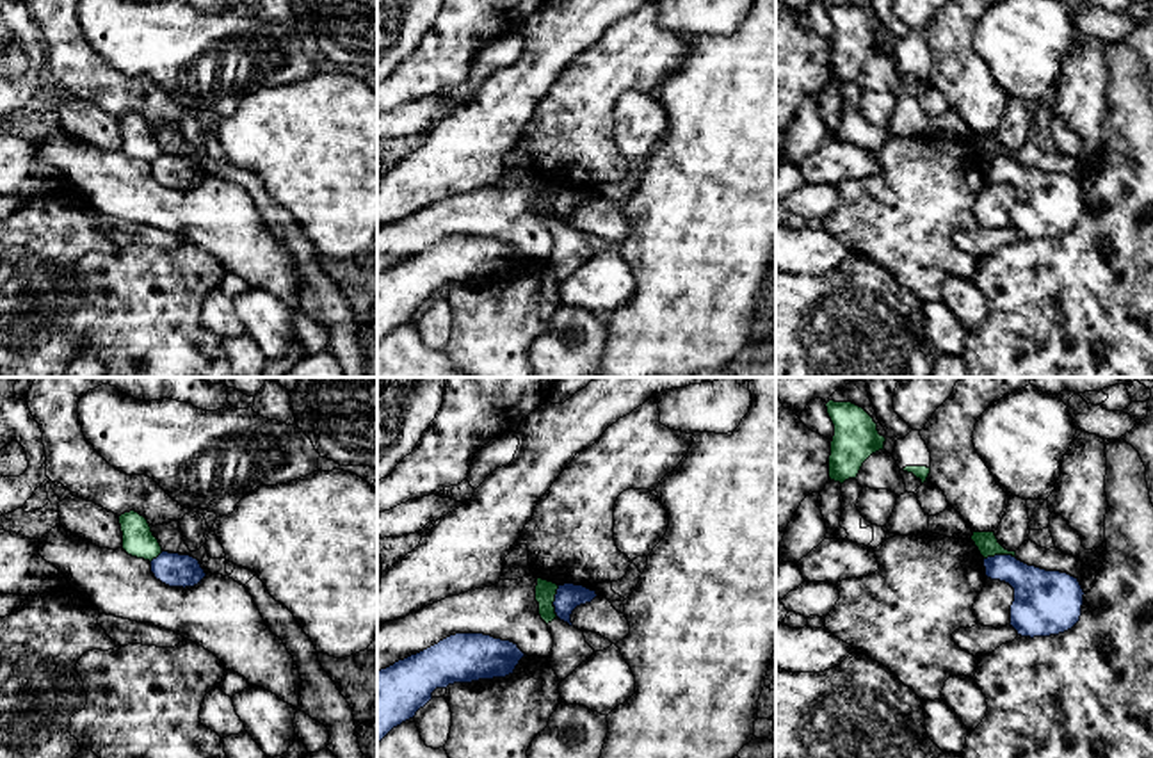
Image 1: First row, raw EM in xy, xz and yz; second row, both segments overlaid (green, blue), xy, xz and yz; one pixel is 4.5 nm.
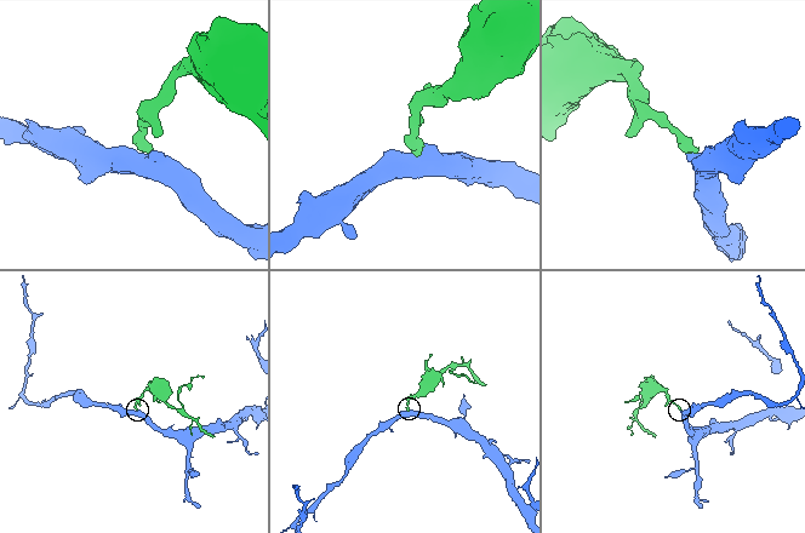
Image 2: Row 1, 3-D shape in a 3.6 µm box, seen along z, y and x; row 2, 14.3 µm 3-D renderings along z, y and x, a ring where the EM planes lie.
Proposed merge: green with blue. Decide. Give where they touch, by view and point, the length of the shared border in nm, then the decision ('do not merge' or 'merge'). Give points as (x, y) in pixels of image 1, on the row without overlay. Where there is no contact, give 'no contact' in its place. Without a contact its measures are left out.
meets green in xz at (554, 201); contact 140 nm long; do not merge

